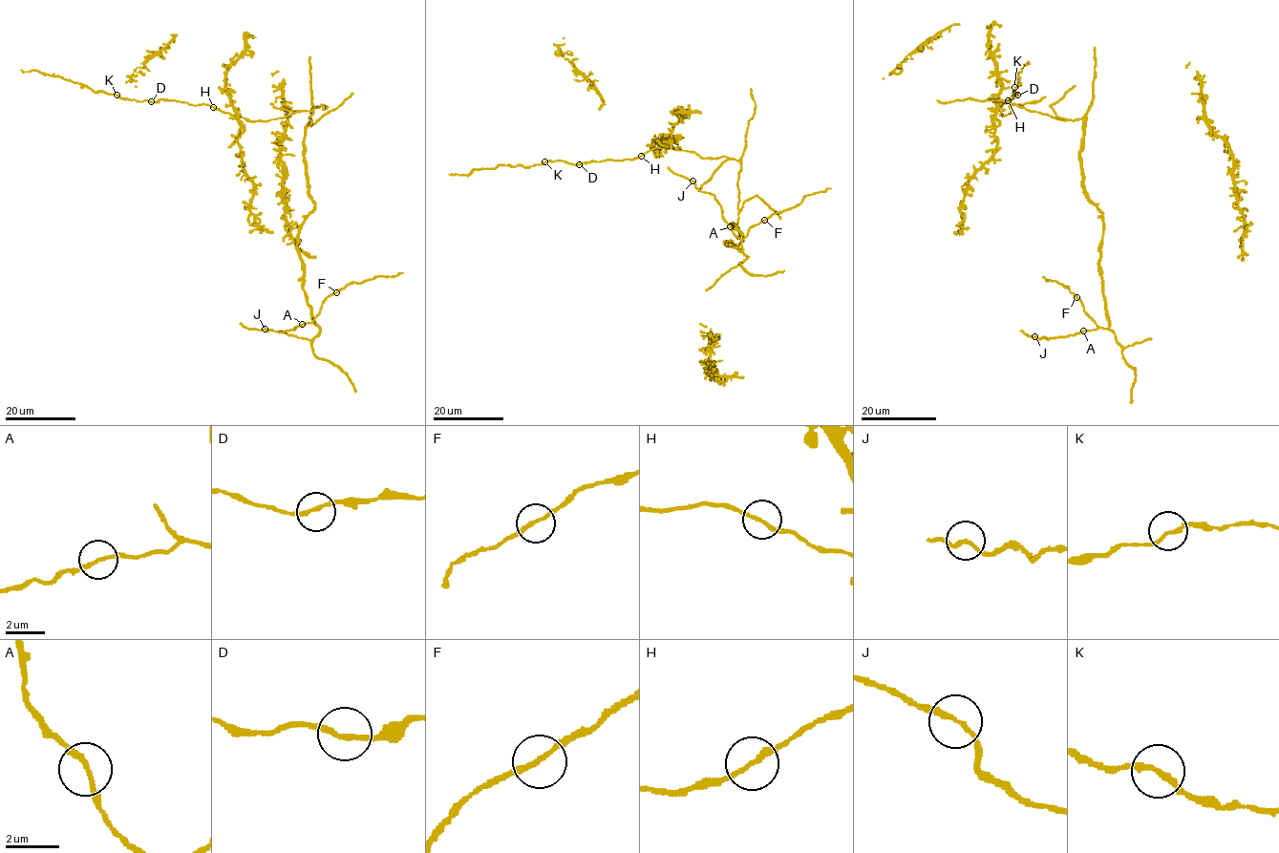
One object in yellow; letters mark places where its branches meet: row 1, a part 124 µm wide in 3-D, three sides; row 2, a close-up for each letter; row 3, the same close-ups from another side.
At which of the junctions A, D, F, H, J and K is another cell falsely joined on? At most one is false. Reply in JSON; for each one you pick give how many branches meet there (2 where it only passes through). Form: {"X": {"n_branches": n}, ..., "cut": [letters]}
{"cut": []}

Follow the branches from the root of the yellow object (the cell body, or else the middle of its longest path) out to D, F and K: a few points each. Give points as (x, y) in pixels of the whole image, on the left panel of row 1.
D: (310, 125), (311, 110), (266, 121), (248, 121), (206, 104), (189, 105), (171, 99), (151, 101)
F: (310, 125), (304, 164), (314, 208), (300, 227), (297, 251), (313, 322), (322, 303), (336, 292)
K: (310, 125), (311, 110), (248, 121), (206, 104), (138, 101), (117, 95)

